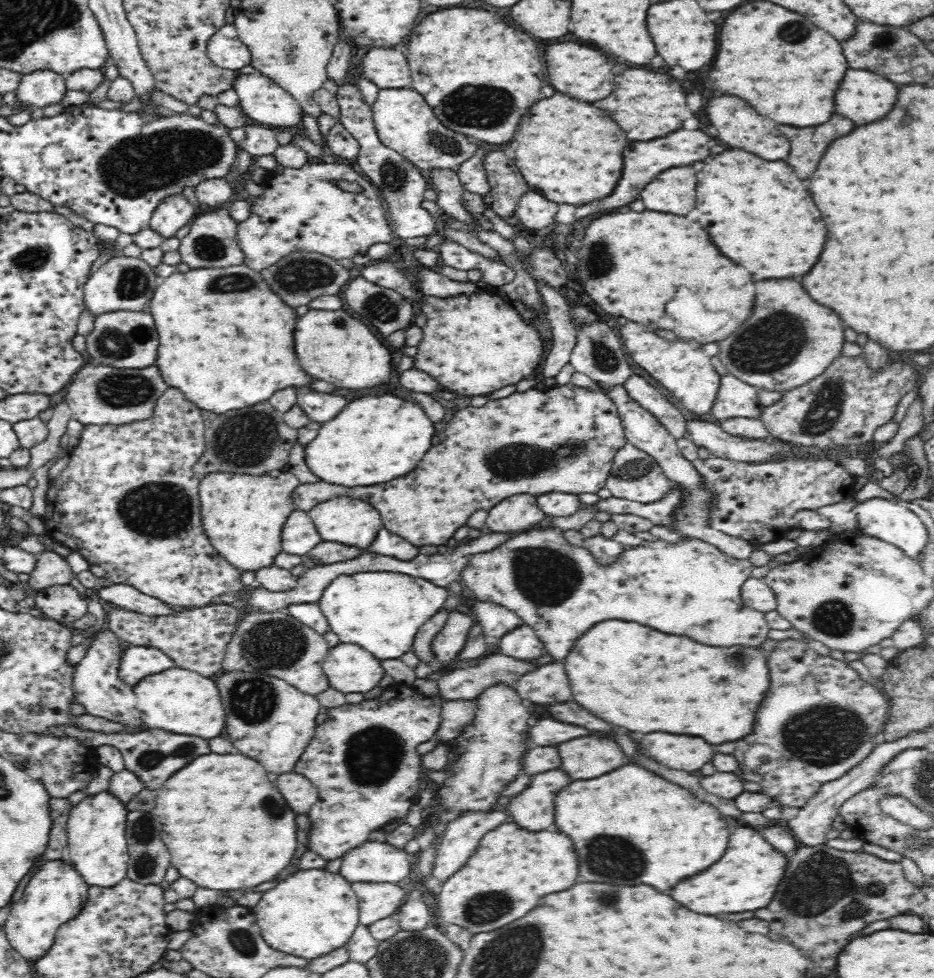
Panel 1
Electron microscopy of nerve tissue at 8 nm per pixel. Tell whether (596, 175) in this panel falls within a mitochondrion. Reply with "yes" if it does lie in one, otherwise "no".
no

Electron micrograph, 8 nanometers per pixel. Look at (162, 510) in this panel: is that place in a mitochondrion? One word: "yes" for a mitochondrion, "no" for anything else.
yes

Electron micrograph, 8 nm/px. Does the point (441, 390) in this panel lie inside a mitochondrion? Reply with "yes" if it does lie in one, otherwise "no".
no

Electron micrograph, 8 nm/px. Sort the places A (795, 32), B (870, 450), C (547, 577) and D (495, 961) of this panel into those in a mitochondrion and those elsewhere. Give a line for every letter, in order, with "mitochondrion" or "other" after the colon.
A: mitochondrion
B: other
C: mitochondrion
D: mitochondrion

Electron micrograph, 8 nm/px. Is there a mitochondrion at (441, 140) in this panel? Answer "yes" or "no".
yes

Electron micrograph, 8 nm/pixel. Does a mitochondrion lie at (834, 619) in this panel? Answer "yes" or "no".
yes

